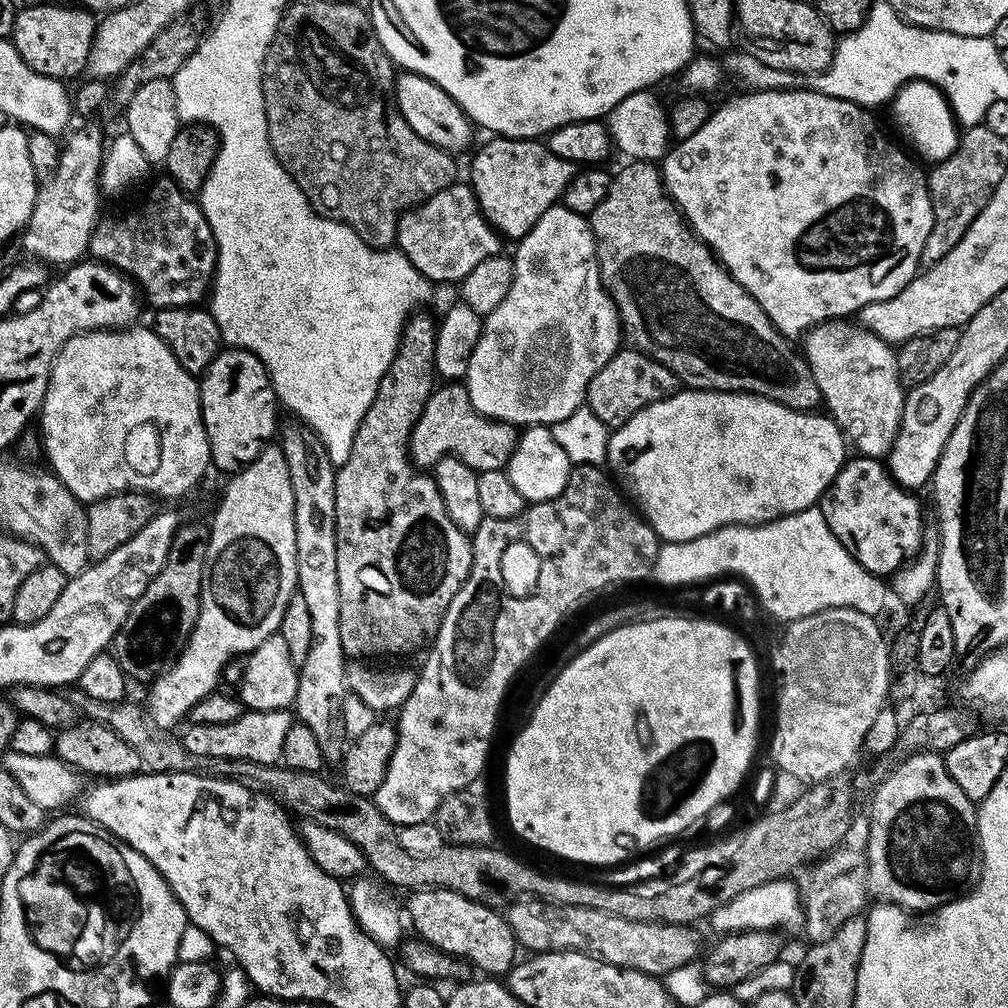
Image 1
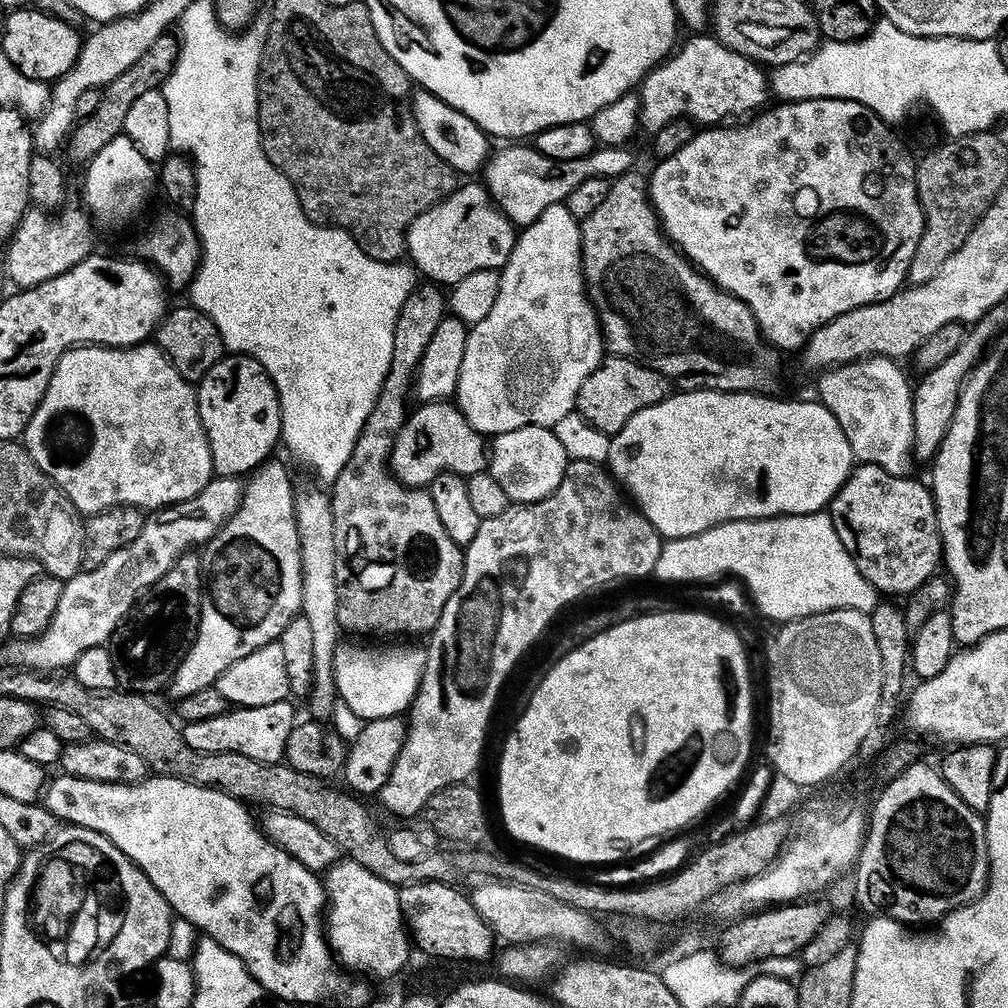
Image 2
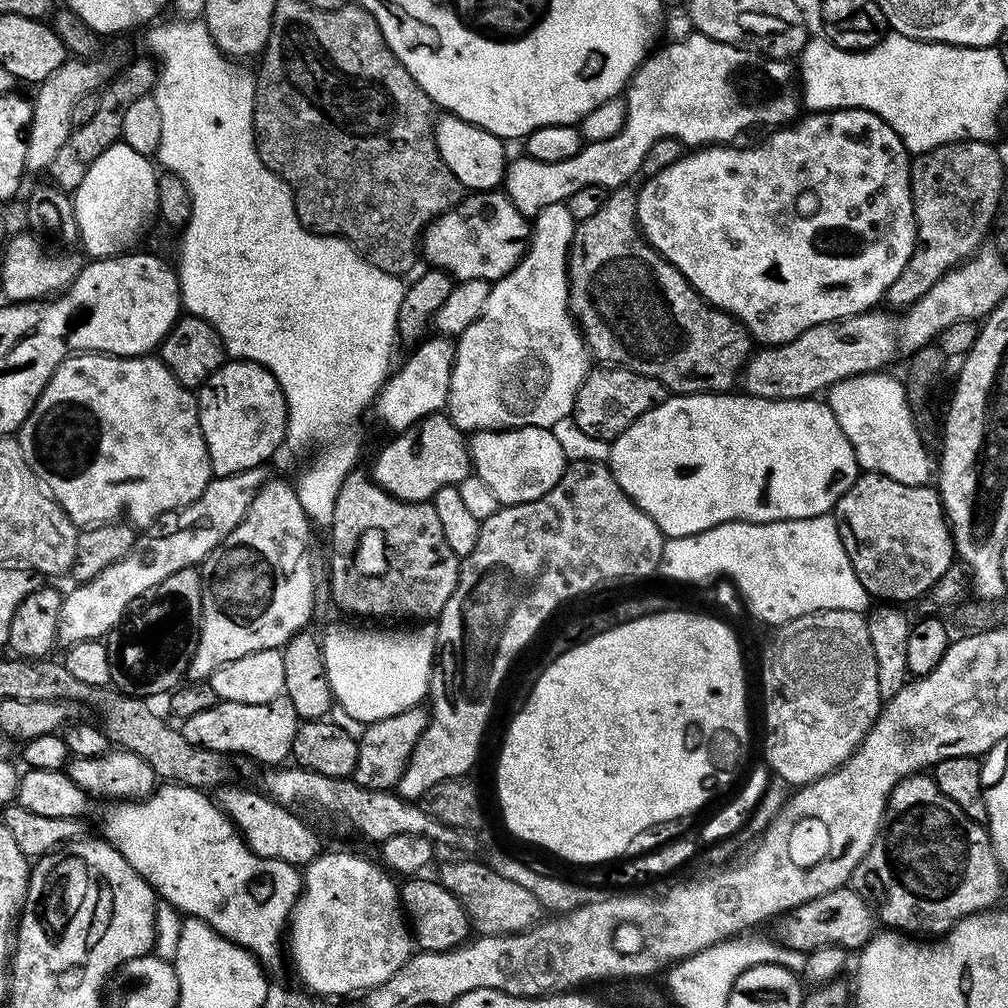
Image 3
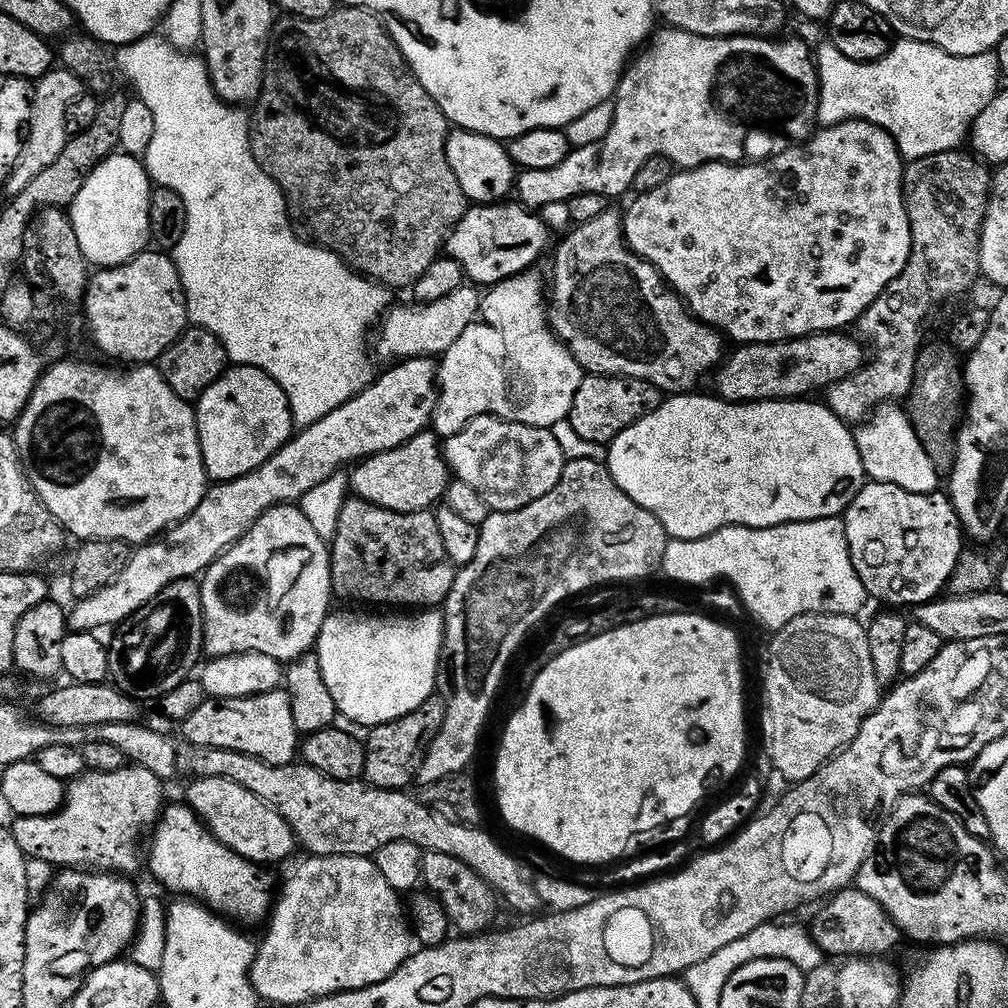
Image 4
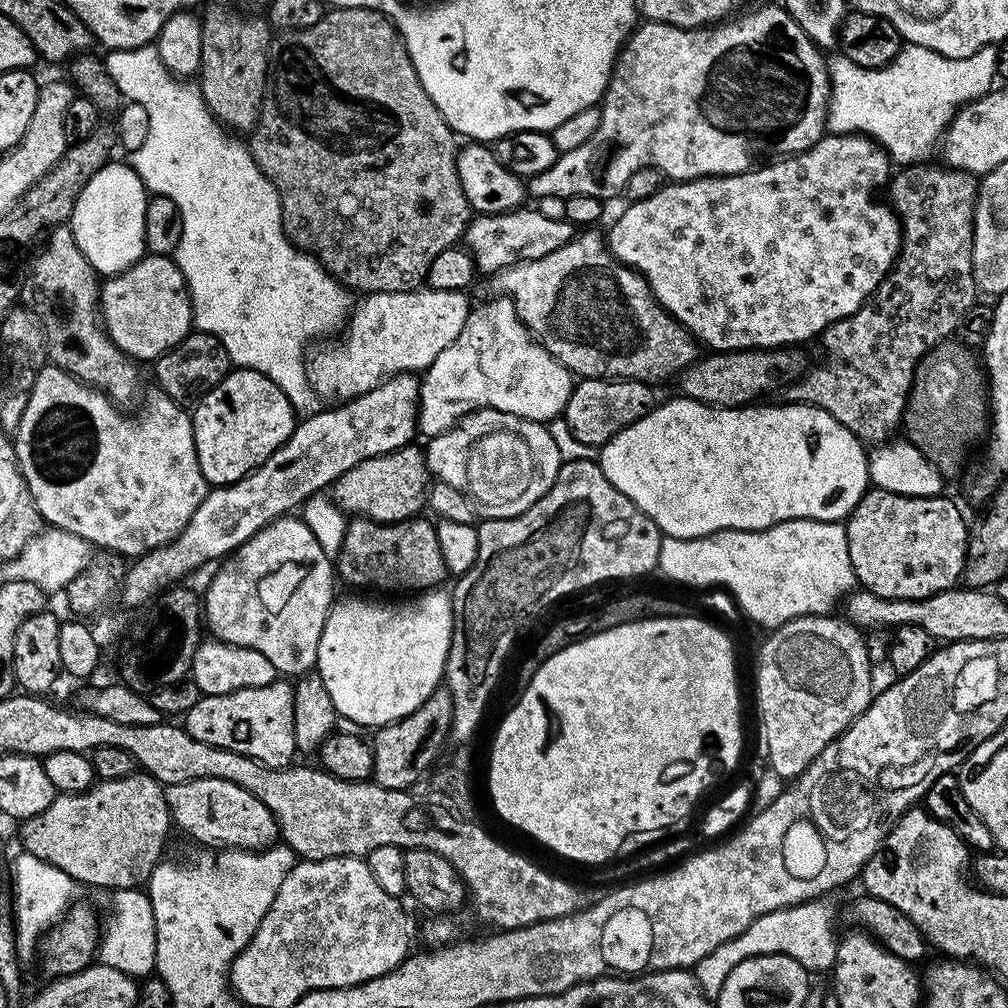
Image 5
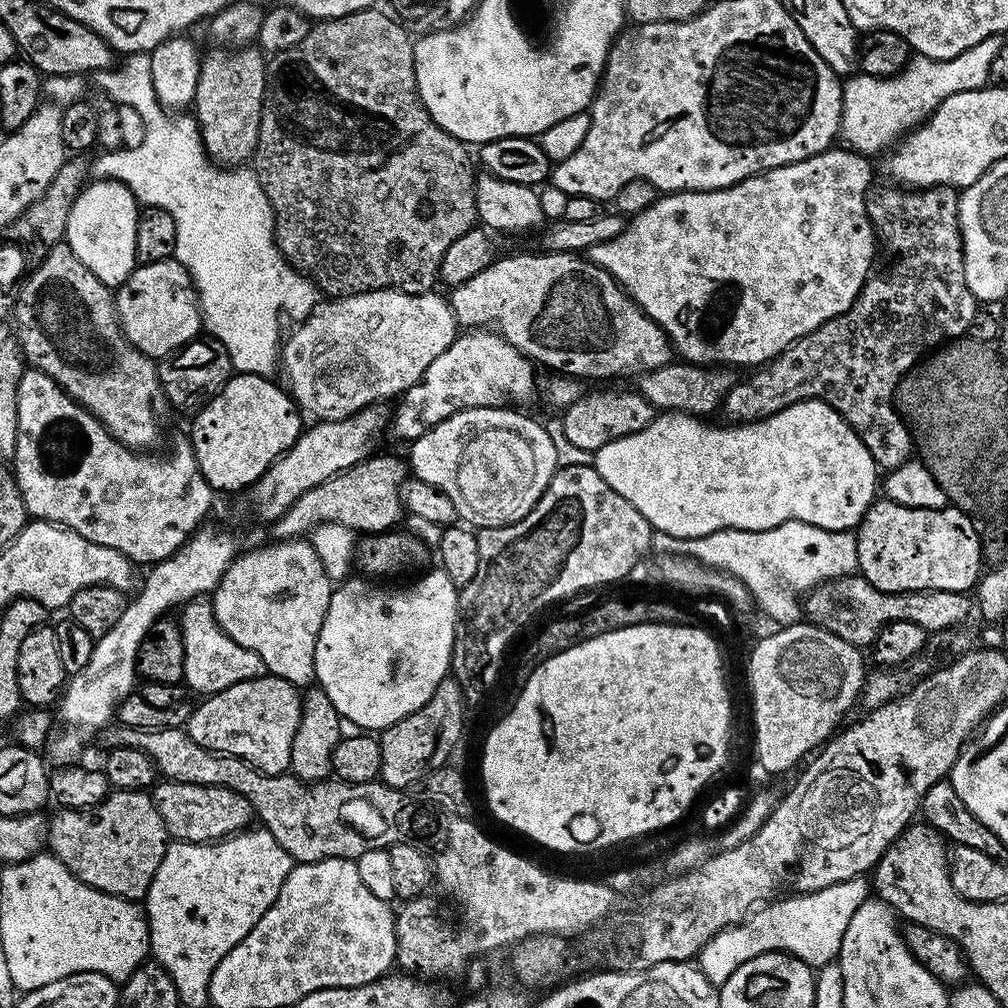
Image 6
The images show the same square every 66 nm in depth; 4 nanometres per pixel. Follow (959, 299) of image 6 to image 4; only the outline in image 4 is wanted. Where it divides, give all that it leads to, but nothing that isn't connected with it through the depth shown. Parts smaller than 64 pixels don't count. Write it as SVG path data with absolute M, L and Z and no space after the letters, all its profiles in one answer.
M960 148L905 163L904 205L910 222L910 254L906 266L854 322L859 339L870 349L870 358L854 374L828 385L826 403L839 420L859 421L876 405L899 401L912 391L912 377L918 367L916 355L921 355L925 339L924 319L939 304L962 295L980 276L980 231L992 189L992 173L979 156Z

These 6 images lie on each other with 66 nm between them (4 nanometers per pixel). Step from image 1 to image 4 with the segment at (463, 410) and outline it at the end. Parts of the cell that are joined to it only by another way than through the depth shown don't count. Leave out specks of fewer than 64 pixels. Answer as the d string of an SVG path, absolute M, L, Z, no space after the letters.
M431 430L414 434L414 438L390 450L365 456L352 470L350 488L359 499L395 512L422 512L431 509L443 497L450 479L441 437Z

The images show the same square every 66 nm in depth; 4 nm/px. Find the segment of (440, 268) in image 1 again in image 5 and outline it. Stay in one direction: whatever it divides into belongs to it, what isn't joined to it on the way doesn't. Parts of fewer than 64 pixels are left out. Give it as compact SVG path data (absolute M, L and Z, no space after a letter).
M521 206L512 212L502 214L473 215L468 221L468 228L462 237L463 247L471 252L477 269L481 273L495 274L503 268L513 268L515 264L523 264L525 260L537 260L546 254L554 254L566 242L577 235L577 225L569 220L548 218L535 207Z

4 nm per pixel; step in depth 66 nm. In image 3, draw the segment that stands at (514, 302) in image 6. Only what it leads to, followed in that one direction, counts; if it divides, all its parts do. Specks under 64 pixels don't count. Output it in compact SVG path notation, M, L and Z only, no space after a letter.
M625 186L608 193L608 201L590 218L579 221L576 225L576 233L572 239L572 247L568 253L568 282L570 285L570 308L574 313L580 332L584 335L584 342L588 346L589 353L596 356L601 365L615 366L618 368L629 368L638 374L646 374L650 378L658 378L668 387L672 394L695 394L698 392L714 392L724 394L729 391L732 383L737 383L738 373L743 369L744 363L754 351L754 341L748 335L747 328L740 321L735 320L729 312L723 312L721 308L714 307L713 304L707 304L704 299L686 282L686 278L673 264L662 254L658 254L649 246L644 239L640 225L636 223L636 192L631 187Z

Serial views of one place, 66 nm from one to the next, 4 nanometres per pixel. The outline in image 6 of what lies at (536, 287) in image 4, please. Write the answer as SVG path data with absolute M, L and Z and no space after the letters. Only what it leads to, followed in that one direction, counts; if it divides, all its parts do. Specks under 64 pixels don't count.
M461 331L456 341L426 366L420 382L399 397L400 405L390 416L391 431L396 431L398 439L411 442L438 426L438 422L467 408L494 408L503 405L507 396L512 400L528 400L536 388L535 370L533 361L513 344L507 344L500 333Z

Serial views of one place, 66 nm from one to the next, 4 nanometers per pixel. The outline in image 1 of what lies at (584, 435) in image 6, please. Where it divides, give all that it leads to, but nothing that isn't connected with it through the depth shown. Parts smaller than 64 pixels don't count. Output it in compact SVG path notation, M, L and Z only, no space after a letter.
M624 346L612 355L610 362L606 362L602 370L598 370L598 374L594 374L594 378L590 378L586 407L607 428L615 430L630 422L630 418L634 418L634 414L638 414L646 406L654 406L654 402L670 398L681 391L681 388L680 378L674 370L662 366L662 362L637 348Z

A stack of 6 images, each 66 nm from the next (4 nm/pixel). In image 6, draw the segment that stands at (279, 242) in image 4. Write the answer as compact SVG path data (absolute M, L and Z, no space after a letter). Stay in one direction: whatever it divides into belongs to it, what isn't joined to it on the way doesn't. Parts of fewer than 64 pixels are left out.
M134 52L123 57L124 65L113 67L111 70L105 70L99 73L98 84L99 91L104 92L113 99L118 105L125 104L134 110L138 110L138 114L142 114L142 122L146 122L146 138L142 138L142 143L133 148L124 148L115 154L100 154L95 161L90 164L90 172L95 179L98 180L118 180L121 184L125 184L132 191L133 196L141 205L149 208L160 208L164 212L170 214L170 218L176 220L176 255L175 259L179 260L182 266L186 266L186 270L190 274L193 284L196 286L196 296L200 300L200 314L202 317L202 328L211 339L222 342L222 346L226 346L226 354L230 354L230 362L233 369L237 373L254 372L258 376L271 377L272 371L277 371L278 365L282 360L282 332L280 336L280 315L285 312L292 319L292 322L299 322L308 317L316 308L318 303L318 289L303 272L293 268L291 264L285 260L283 254L278 250L276 245L276 215L270 206L270 198L266 198L266 194L262 190L262 186L258 182L255 171L248 166L217 166L208 158L208 151L204 149L204 143L200 137L200 127L196 124L196 117L192 114L173 114L171 111L165 110L152 85L150 78L150 55L146 52Z

